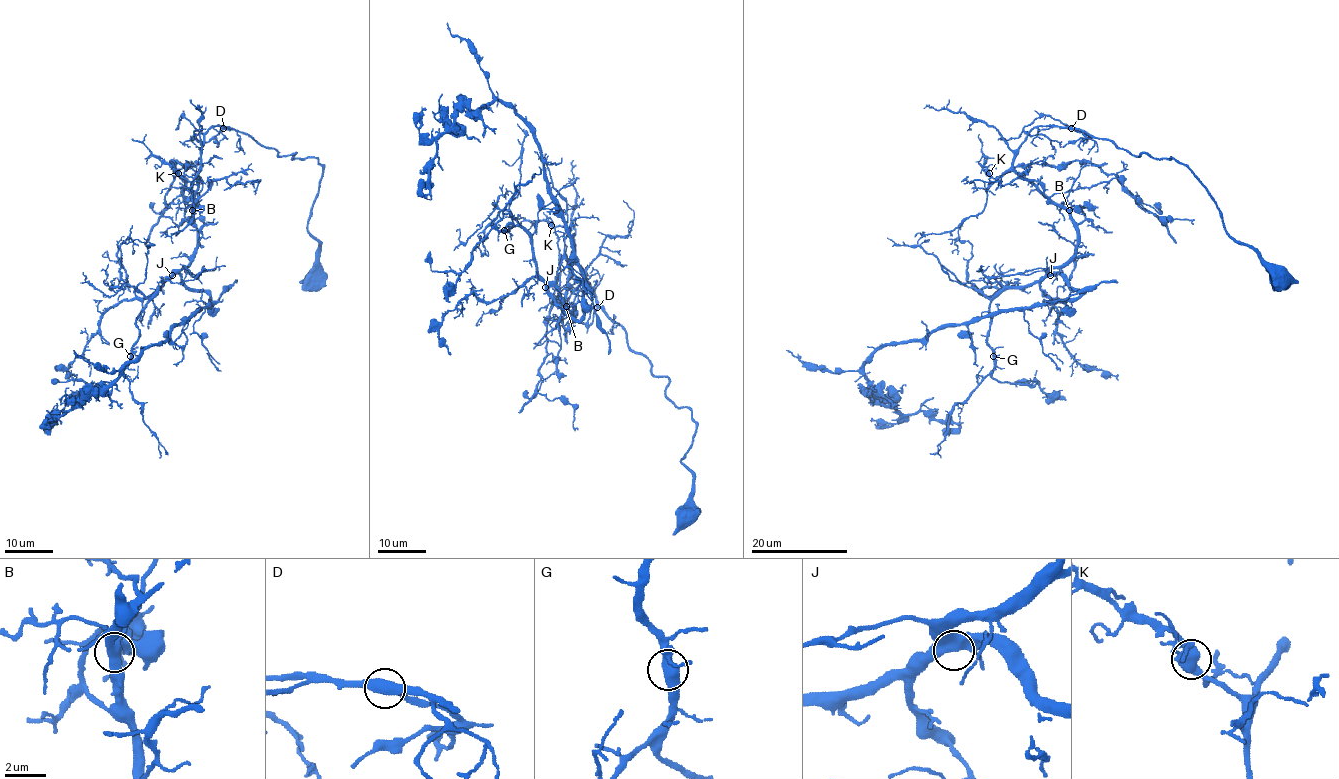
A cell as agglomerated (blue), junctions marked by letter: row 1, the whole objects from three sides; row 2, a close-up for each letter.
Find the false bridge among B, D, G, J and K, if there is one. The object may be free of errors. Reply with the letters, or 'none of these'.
K

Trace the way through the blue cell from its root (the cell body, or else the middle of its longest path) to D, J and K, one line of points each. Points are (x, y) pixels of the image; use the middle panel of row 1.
D: (686, 512), (692, 474), (681, 459), (692, 412), (666, 395), (668, 378), (655, 376), (597, 307)
J: (686, 512), (692, 412), (628, 346), (574, 249), (570, 313), (545, 287)
K: (686, 512), (692, 474), (681, 459), (692, 412), (666, 395), (668, 378), (628, 346), (567, 229), (551, 225)

